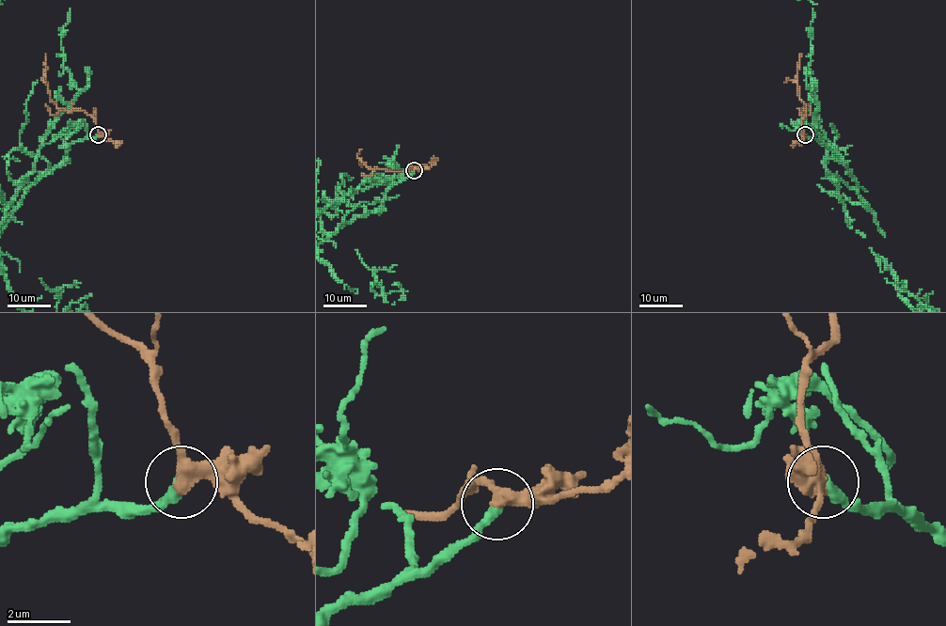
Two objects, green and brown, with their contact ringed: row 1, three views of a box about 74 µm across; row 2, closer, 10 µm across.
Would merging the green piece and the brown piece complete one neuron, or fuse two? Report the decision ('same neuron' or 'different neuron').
same neuron

